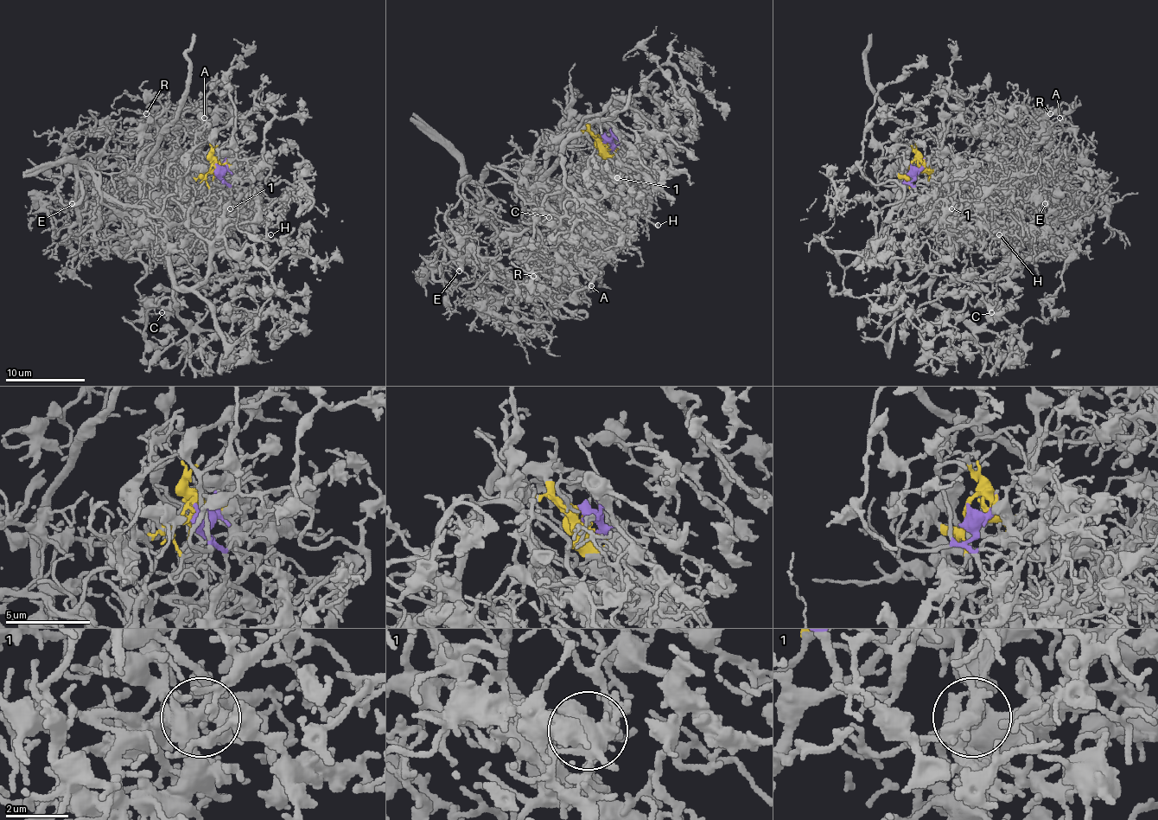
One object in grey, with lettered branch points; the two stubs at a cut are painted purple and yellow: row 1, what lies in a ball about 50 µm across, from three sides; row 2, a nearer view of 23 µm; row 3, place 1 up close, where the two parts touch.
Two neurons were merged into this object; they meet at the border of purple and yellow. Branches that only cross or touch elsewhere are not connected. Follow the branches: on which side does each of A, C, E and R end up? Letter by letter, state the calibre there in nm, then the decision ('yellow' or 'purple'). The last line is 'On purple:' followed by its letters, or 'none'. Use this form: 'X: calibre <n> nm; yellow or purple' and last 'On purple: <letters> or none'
A: calibre 130 nm; yellow
C: calibre 140 nm; purple
E: calibre 120 nm; yellow
R: calibre 90 nm; yellow
On purple: C

